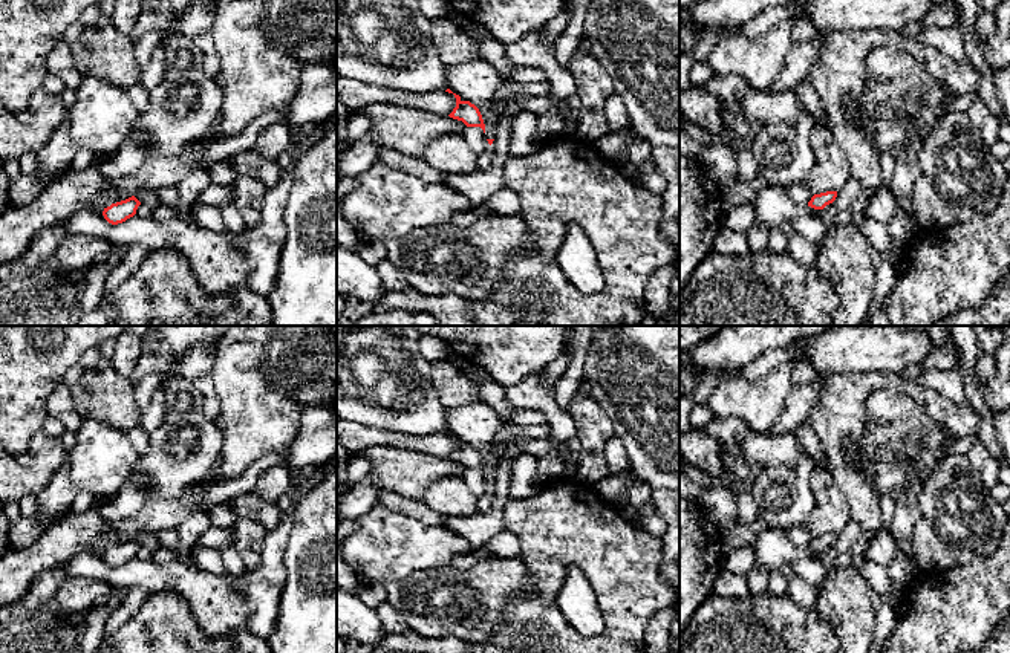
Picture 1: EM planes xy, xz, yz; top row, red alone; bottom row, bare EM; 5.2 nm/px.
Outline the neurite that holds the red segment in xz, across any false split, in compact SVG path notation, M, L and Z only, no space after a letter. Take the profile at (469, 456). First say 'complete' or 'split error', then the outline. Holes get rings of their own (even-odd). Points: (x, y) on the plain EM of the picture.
complete | M453 437L456 440L456 450L448 459L462 463L467 469L481 469L485 476L485 466L479 451L470 443L462 443L459 437Z

